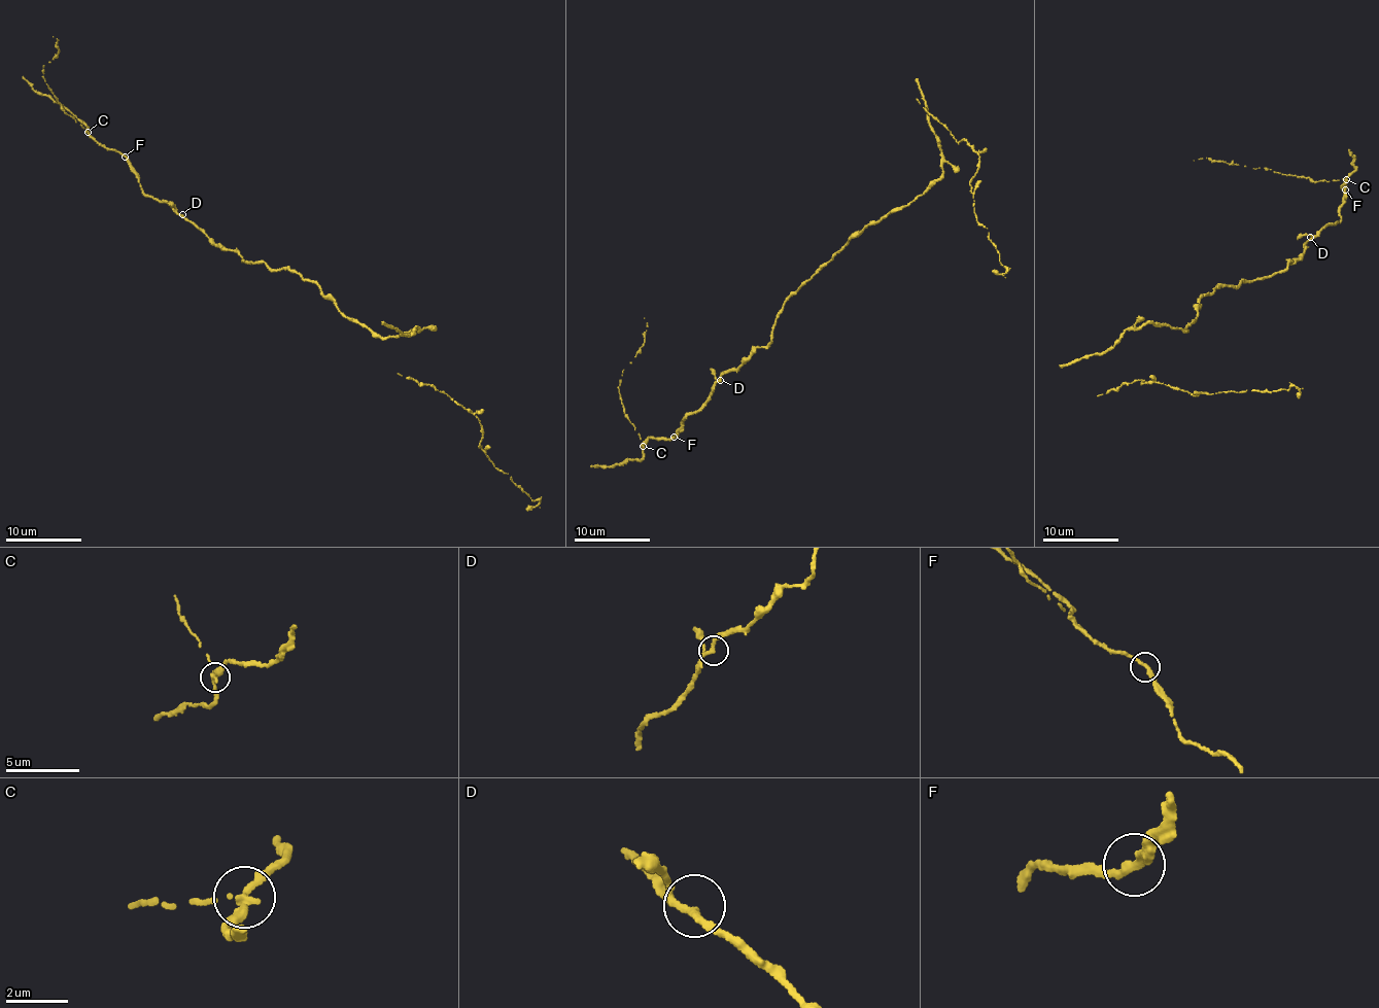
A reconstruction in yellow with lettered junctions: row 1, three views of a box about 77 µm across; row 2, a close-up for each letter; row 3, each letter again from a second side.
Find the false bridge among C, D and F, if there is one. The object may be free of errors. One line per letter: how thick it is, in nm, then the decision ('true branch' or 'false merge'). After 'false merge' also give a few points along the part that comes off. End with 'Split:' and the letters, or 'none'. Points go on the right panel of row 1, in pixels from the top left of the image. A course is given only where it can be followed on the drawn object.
C: calibre 200 nm; false merge; course (1346, 178), (1312, 181), (1271, 169), (1194, 160)
D: calibre 220 nm; true branch
F: calibre 280 nm; true branch
Split: C

